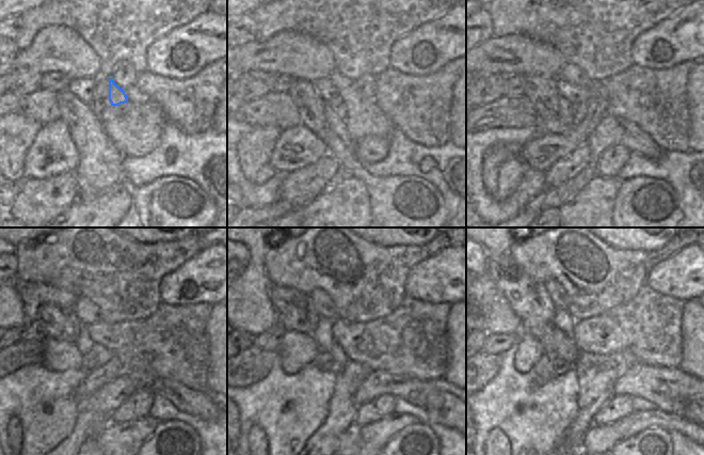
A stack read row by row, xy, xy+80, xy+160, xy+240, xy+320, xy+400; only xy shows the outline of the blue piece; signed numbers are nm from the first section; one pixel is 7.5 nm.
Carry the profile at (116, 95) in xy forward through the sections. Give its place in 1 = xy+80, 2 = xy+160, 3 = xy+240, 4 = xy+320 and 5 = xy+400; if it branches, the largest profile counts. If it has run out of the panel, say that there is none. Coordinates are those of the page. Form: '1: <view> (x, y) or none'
1: xy+80 (363, 118)
2: xy+160 (611, 131)
3: xy+240 (195, 403)
4: xy+320 (444, 408)
5: xy+400 (555, 289)

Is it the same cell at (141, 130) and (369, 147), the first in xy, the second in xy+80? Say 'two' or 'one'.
one

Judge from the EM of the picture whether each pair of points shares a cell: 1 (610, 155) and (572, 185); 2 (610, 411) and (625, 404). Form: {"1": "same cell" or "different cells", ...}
{"1": "different cells", "2": "same cell"}

